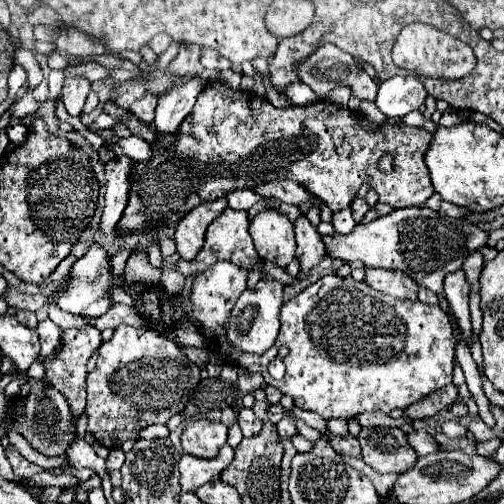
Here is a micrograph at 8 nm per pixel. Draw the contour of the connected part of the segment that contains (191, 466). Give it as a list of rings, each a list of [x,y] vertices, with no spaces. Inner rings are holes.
[[[224,445],[220,453],[212,459],[200,459],[194,455],[182,455],[178,469],[180,469],[180,485],[182,491],[194,491],[202,487],[204,483],[214,481],[220,477],[220,473],[232,463],[234,449],[230,445]]]

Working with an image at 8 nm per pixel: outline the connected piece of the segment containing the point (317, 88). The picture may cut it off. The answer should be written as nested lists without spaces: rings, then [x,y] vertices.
[[[330,43],[320,45],[320,49],[316,53],[312,53],[308,59],[304,59],[296,69],[298,69],[300,81],[306,83],[318,97],[326,97],[328,91],[336,89],[338,85],[350,85],[354,97],[358,97],[362,101],[376,101],[378,85],[368,77],[368,73],[356,69],[354,57],[350,57],[344,51],[340,51],[336,45],[330,45]]]

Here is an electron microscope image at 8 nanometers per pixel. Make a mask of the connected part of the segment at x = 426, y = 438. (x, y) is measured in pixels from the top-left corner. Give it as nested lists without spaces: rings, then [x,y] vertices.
[[[424,429],[422,431],[410,431],[406,437],[408,437],[408,443],[412,445],[412,449],[418,455],[430,455],[430,453],[440,451],[436,439],[428,431],[424,431]]]

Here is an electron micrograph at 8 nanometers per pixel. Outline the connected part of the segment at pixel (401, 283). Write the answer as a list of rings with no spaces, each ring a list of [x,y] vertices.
[[[366,269],[366,283],[382,293],[388,293],[398,299],[410,299],[416,301],[418,285],[412,281],[406,273],[402,271],[392,271],[392,269]]]

